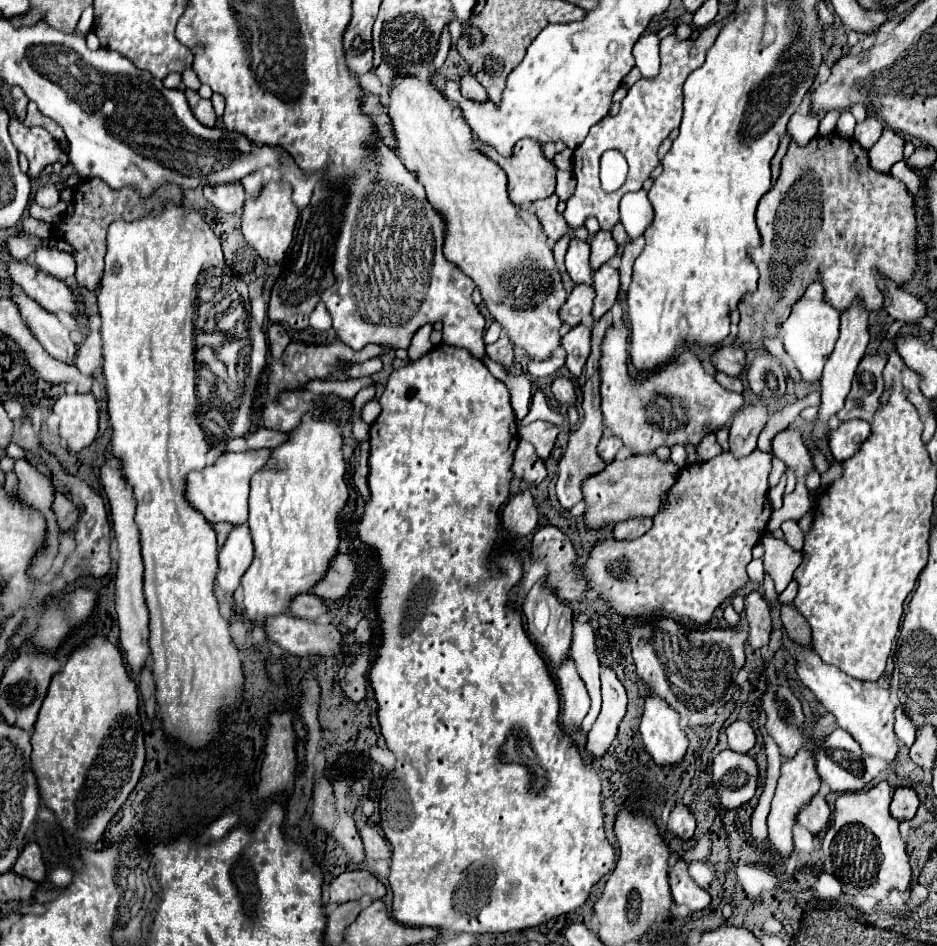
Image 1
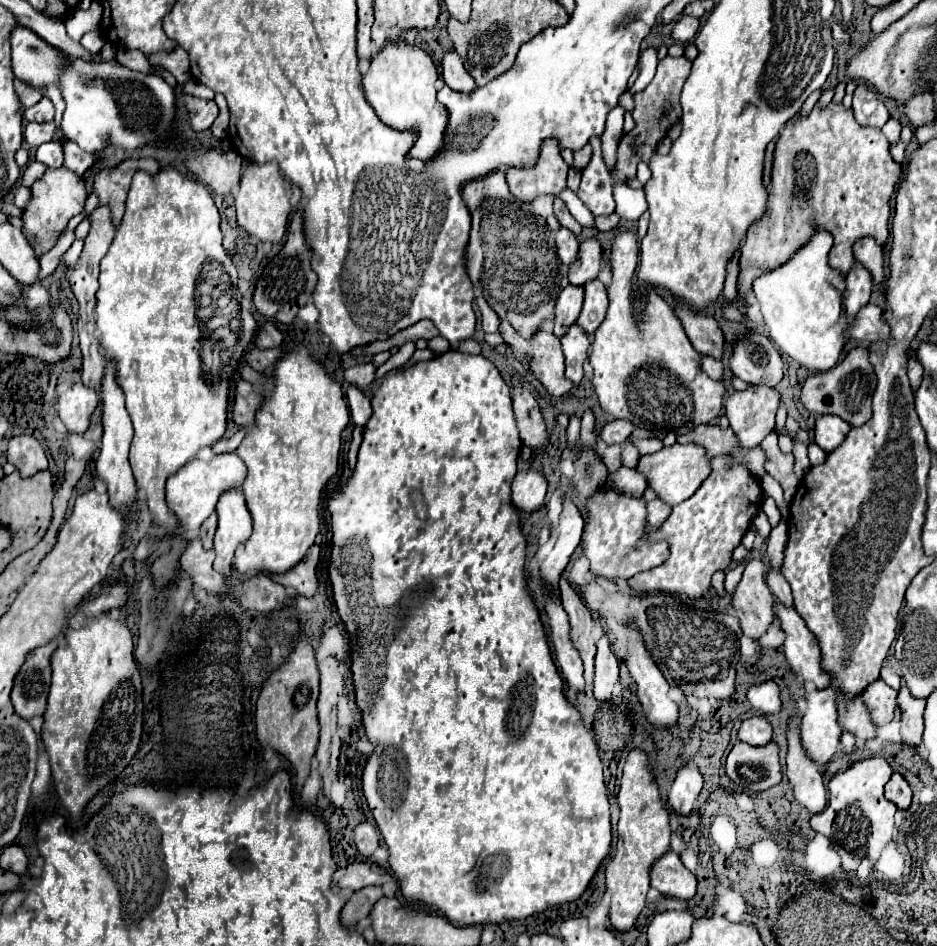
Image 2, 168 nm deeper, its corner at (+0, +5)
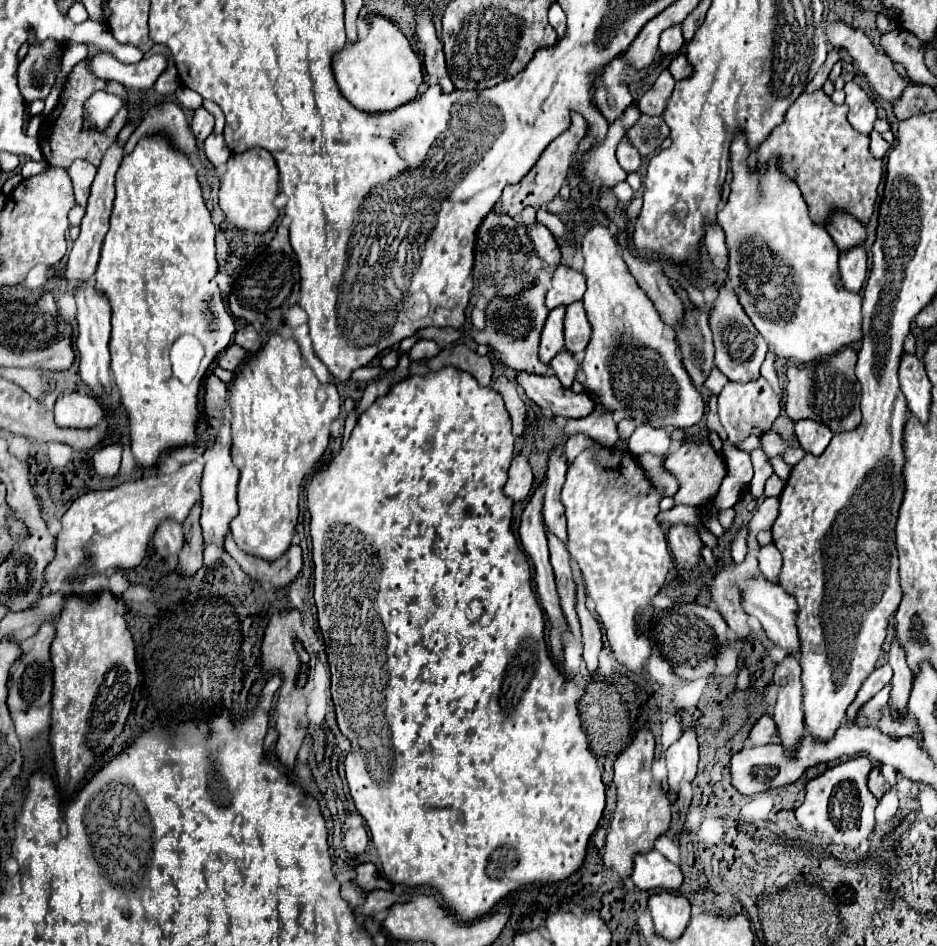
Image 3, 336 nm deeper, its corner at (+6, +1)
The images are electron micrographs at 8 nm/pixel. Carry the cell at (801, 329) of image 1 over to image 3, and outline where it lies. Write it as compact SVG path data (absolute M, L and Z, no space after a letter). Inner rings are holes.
M736 136L736 140L732 142L730 154L732 154L732 172L734 172L734 180L730 184L732 186L732 192L730 192L730 198L728 198L726 206L718 212L718 224L724 228L724 232L726 232L726 244L730 248L730 270L728 270L728 278L736 286L740 304L744 306L744 310L750 316L750 320L756 326L756 330L764 336L764 340L768 342L768 346L772 348L772 352L778 358L786 358L786 360L792 360L796 364L808 364L808 362L816 362L816 360L826 358L826 356L834 356L844 346L850 346L850 344L858 342L862 338L862 296L844 290L844 286L842 286L840 280L840 274L838 274L838 256L840 256L840 250L834 246L834 240L824 230L824 226L818 226L818 224L814 224L810 220L810 216L808 216L808 204L806 204L800 188L796 186L796 182L792 182L790 178L786 178L784 174L780 174L774 162L770 162L768 172L764 176L760 176L758 172L750 174L748 172L748 162L746 162L750 150L748 150L746 140L742 136Z

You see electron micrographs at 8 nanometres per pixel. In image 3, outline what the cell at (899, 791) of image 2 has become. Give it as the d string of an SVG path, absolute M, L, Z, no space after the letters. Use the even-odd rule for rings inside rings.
M874 768L872 774L870 774L870 790L872 790L872 792L876 794L876 798L880 800L888 788L890 788L890 786L888 786L888 782L884 780L884 776L880 774L880 770Z

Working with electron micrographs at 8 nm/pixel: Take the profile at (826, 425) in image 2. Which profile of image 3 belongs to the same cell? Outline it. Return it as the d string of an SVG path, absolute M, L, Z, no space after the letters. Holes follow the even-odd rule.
M798 420L796 436L800 440L800 446L814 456L820 456L832 440L832 432L828 430L828 426L816 420Z

